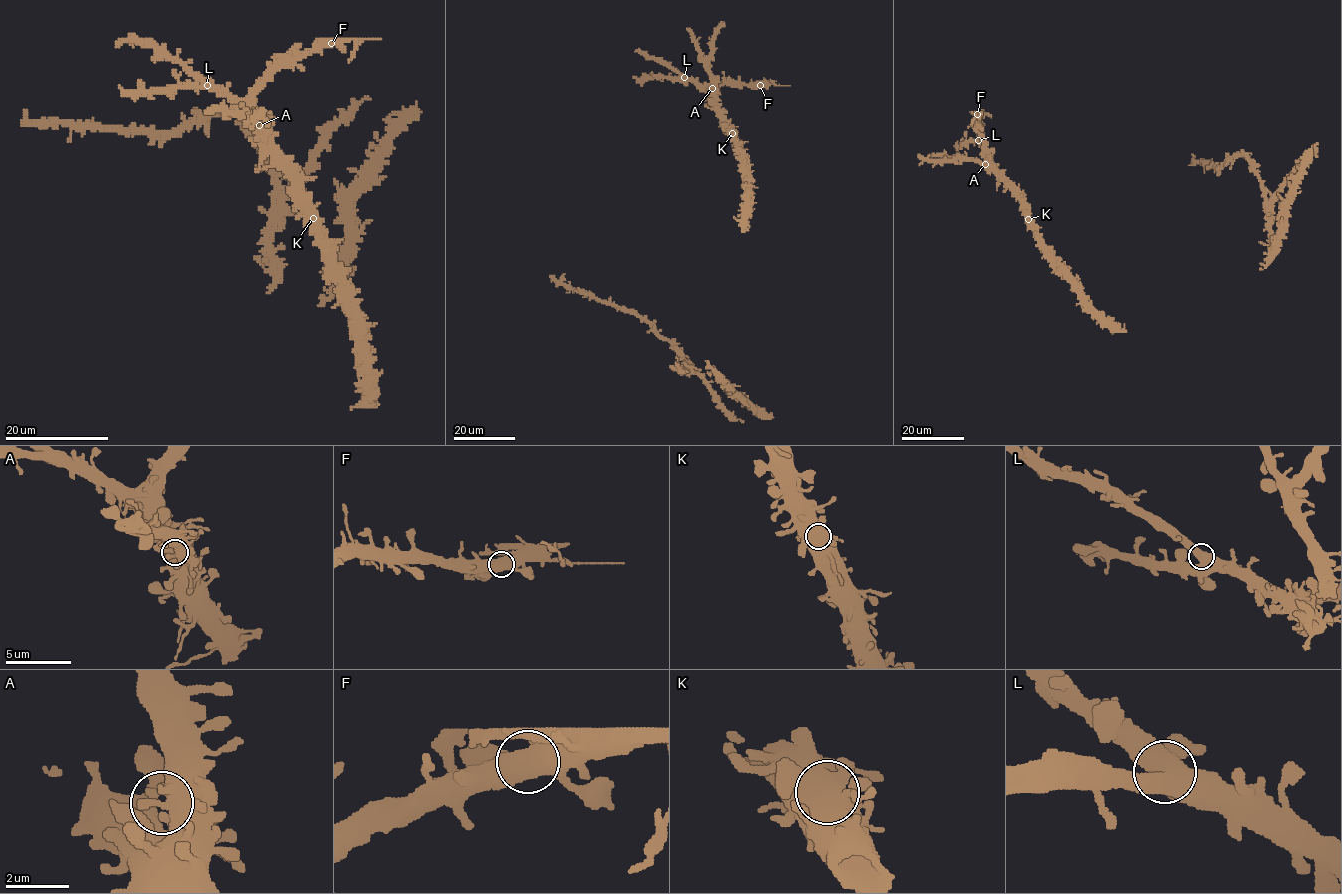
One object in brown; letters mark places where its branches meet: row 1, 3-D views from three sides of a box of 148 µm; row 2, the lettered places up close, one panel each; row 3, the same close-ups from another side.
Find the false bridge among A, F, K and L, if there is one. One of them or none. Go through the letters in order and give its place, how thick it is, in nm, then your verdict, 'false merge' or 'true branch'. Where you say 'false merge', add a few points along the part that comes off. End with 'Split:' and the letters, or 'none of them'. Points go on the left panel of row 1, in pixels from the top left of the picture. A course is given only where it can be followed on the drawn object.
A: at (259, 125); 480 nm thick; true branch
F: at (331, 43); 800 nm thick; false merge; foreign part runs (331, 43), (354, 41), (355, 52), (348, 61)
K: at (313, 218); 750 nm thick; true branch
L: at (207, 85); 600 nm thick; true branch
Split: F

